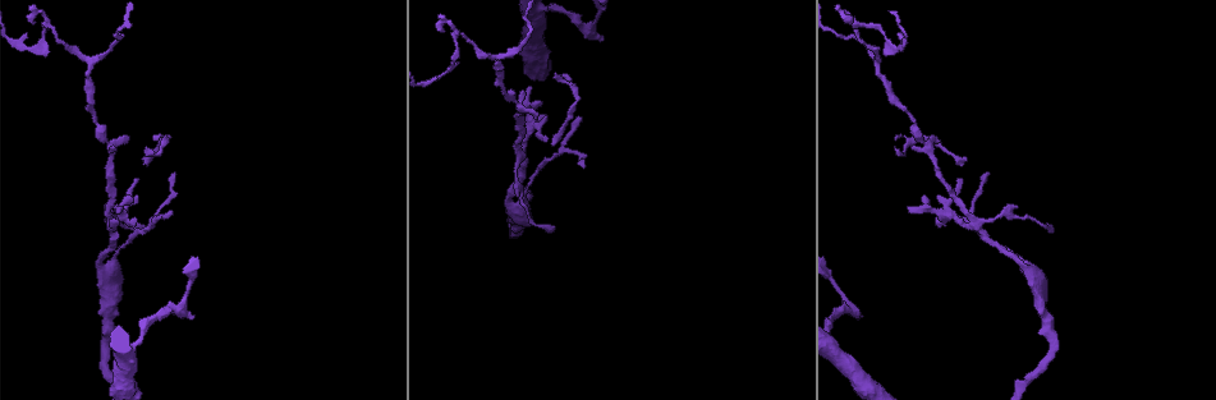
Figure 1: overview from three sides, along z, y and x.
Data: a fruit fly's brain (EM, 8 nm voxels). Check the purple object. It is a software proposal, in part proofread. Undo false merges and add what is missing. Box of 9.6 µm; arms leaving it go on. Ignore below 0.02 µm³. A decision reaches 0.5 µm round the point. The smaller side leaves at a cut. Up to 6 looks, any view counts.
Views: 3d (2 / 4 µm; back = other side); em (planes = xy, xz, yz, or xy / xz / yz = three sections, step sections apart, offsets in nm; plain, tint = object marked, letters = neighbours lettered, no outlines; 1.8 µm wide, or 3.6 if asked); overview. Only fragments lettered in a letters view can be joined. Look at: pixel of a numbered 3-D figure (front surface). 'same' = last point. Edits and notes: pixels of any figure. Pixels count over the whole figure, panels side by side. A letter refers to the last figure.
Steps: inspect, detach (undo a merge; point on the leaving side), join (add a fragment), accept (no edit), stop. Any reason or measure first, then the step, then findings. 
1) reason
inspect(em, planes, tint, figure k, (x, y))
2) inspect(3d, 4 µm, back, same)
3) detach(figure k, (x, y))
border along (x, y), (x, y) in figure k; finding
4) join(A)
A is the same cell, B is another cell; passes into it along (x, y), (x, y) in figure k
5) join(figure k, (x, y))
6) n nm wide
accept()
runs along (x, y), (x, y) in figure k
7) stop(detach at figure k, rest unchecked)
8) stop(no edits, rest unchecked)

branch stops here
inspect(3d, 4 µm, figure 1, (859, 317))

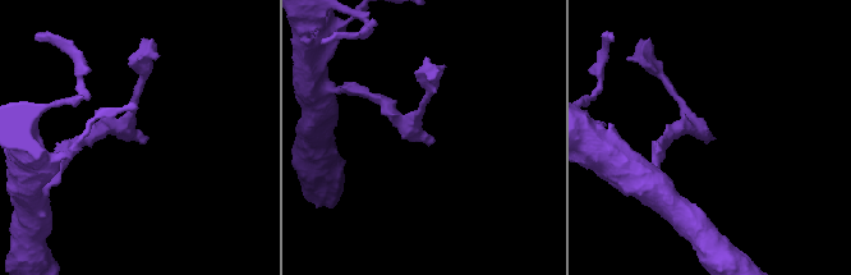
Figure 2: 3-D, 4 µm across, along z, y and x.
need the tissue
inspect(em, planes, letters, figure 2, (708, 141))

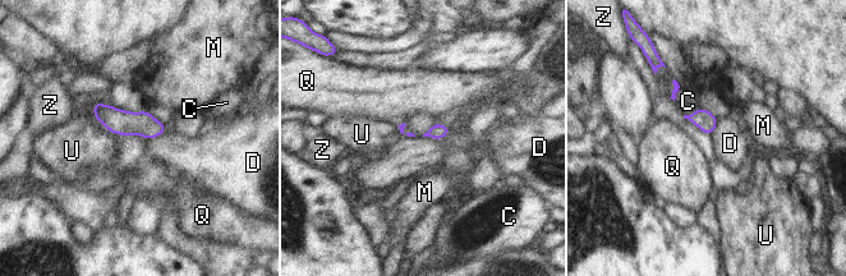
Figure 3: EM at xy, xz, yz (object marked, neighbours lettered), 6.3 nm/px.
accept()
C, D, M, Q, U and Z are other cells; runs along (96, 106), (114, 120), (161, 128) in figure 3; none of them fits

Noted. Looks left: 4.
looks like a crossing
inspect(em, planes, letters, figure 1, (522, 157))

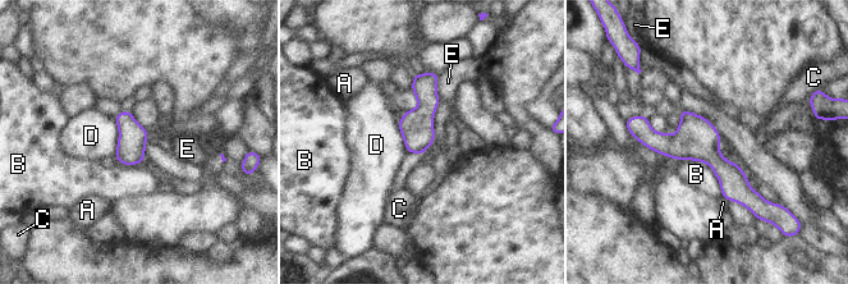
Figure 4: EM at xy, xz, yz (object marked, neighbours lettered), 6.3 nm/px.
accept()
A, B, C, D and E are other cells; runs along (633, 128), (698, 145), (759, 200) in figure 4; continuous, no second neuron

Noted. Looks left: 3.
branch stops here
inspect(em, planes, letters, figure 1, (555, 229))

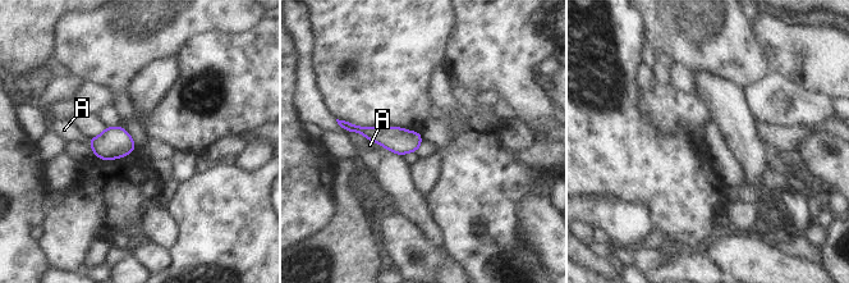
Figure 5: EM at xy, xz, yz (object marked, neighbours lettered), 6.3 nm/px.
170 nm wide
accept()
A is another cell; runs along (348, 128), (399, 141), (418, 141) in figure 5; none of them fits

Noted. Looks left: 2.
stop(no edits, rest unchecked)

